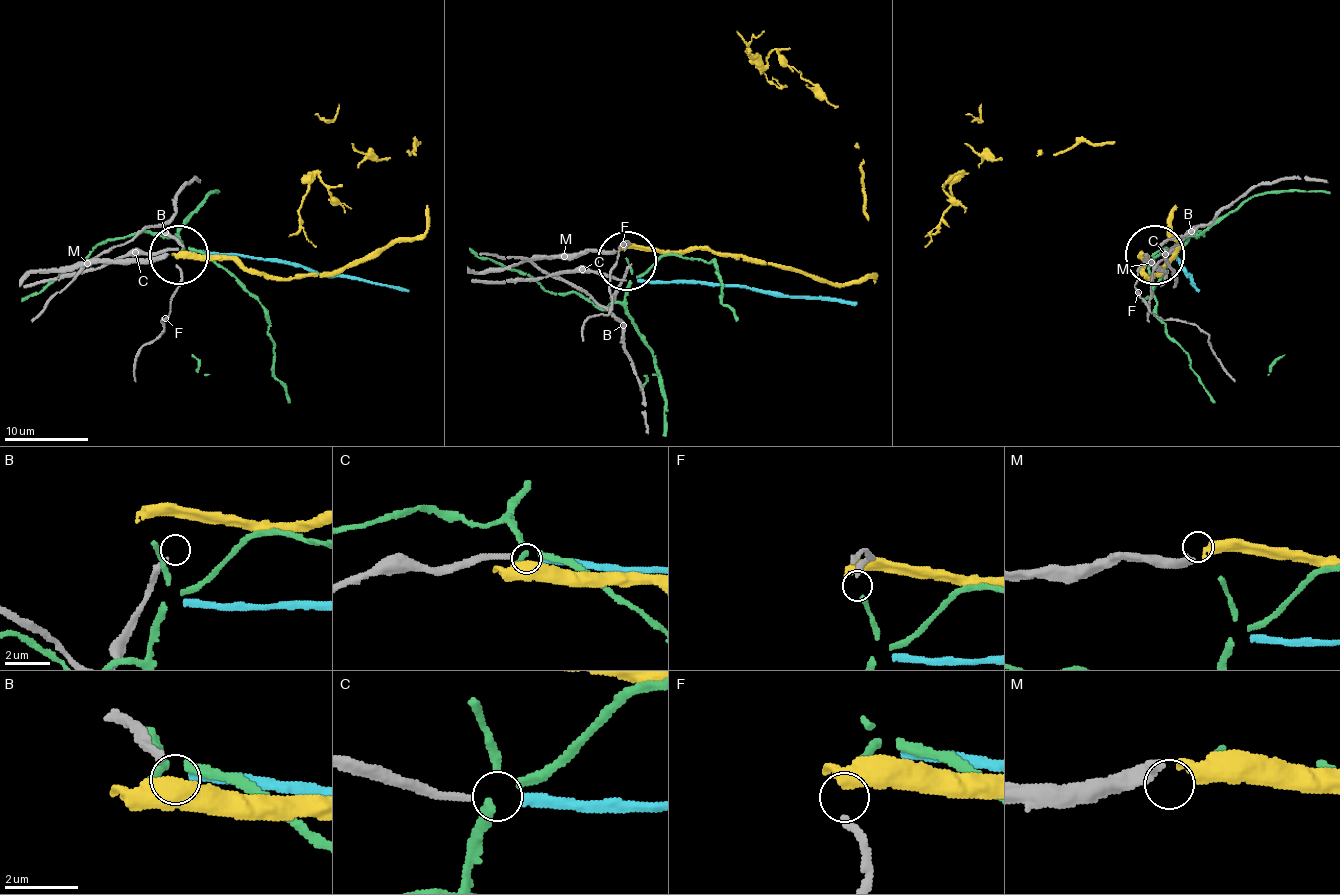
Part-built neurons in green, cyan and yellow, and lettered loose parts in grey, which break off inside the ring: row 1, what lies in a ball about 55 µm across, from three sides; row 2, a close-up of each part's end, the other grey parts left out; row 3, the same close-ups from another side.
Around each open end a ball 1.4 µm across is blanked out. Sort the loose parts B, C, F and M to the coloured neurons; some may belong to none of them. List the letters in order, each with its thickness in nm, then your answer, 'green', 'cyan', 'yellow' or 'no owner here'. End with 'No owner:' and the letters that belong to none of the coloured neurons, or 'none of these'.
B: 220 nm thick; no owner here
C: 200 nm thick; cyan
F: 200 nm thick; green
M: 360 nm thick; yellow
No owner: B

